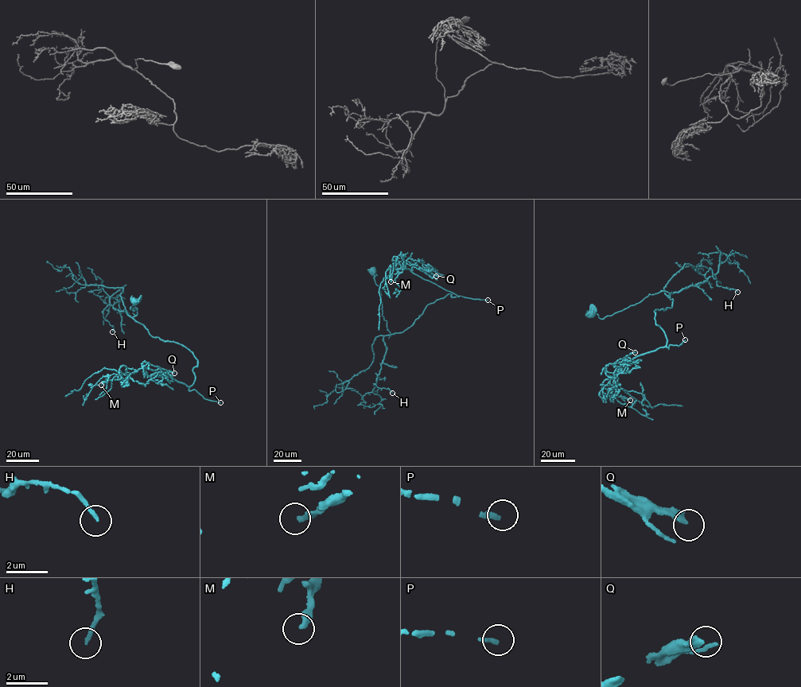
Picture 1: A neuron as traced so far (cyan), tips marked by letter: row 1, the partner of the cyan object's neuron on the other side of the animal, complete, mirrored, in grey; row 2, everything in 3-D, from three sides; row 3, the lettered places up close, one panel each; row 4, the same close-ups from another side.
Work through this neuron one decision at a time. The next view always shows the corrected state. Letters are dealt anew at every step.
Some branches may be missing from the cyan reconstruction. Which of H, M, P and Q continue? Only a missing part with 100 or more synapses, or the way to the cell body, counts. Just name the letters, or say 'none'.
P

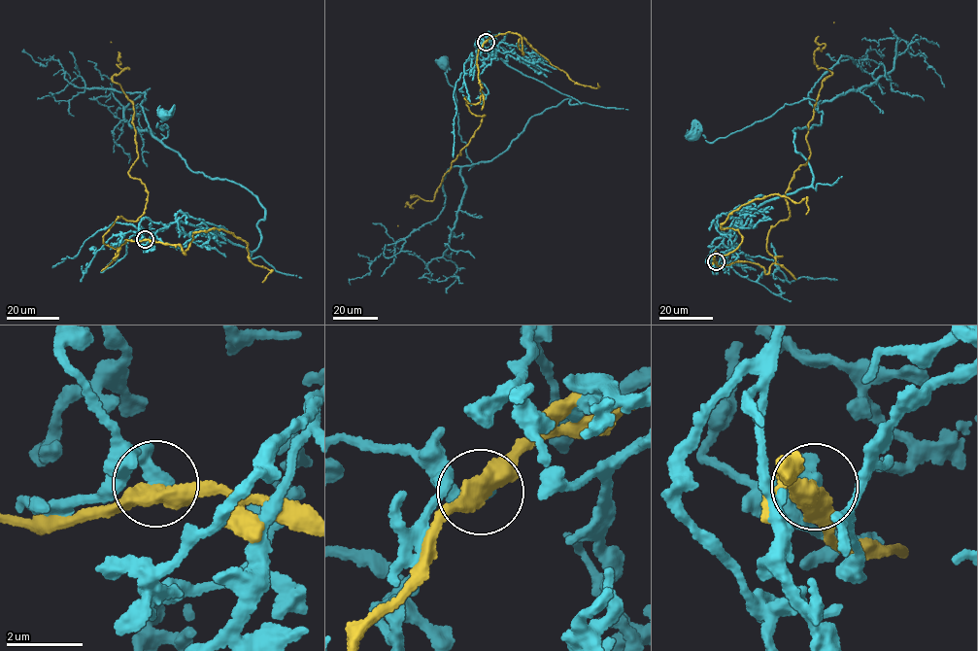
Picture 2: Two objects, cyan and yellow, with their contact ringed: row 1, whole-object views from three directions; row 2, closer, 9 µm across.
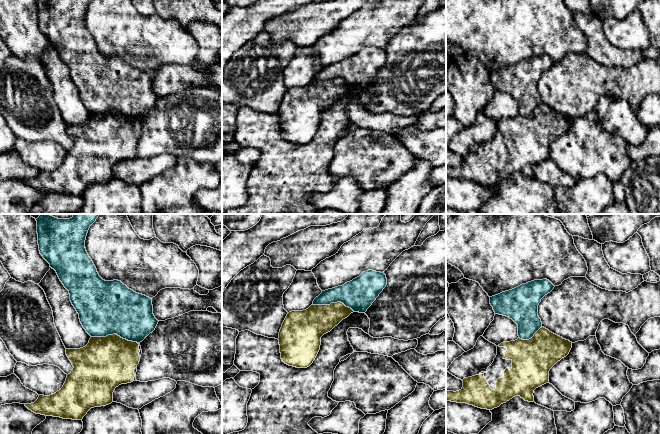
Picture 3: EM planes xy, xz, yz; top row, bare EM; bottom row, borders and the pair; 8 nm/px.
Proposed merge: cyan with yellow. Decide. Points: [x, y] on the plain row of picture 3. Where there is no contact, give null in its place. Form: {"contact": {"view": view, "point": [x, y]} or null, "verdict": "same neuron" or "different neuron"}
{"contact": {"view": "xy", "point": [114, 109]}, "verdict": "different neuron"}

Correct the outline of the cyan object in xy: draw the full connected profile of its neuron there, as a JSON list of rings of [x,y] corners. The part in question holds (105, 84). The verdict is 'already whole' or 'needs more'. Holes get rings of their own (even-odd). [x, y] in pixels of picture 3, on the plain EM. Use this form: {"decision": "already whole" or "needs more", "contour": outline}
{"decision": "already whole", "contour": [[[37,0],[40,30],[69,67],[70,77],[79,90],[80,98],[91,113],[117,110],[128,117],[140,119],[155,106],[159,98],[153,90],[152,75],[134,68],[121,57],[105,57],[99,52],[85,24],[91,1]]]}

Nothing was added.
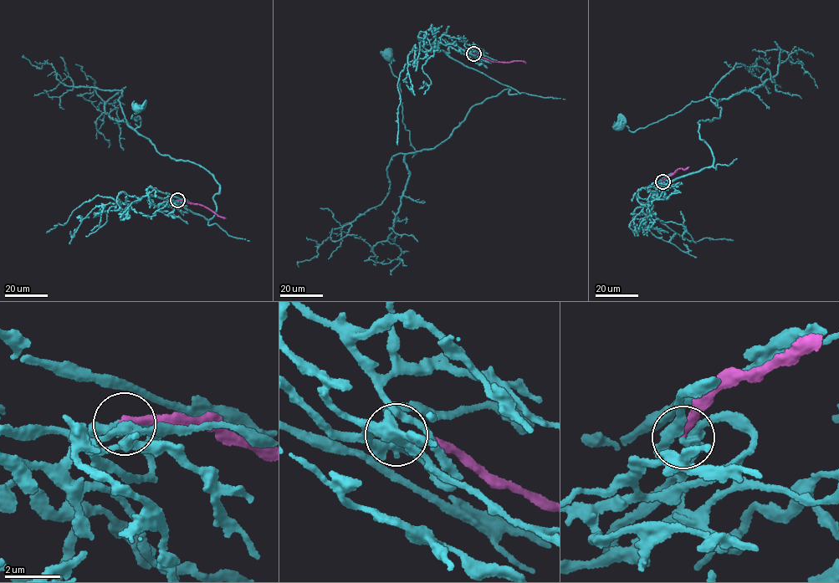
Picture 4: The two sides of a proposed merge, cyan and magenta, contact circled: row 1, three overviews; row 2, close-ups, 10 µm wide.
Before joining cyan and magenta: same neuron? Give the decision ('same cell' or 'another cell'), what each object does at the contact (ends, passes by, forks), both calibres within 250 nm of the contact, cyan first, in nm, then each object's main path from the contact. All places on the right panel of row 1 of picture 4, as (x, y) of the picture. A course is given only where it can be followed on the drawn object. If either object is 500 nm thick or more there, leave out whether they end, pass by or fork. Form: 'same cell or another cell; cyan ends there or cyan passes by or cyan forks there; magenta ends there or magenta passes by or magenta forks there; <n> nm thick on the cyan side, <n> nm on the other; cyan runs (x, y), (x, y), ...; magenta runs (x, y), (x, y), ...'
another cell; cyan passes by; magenta ends there; 240 nm thick on the cyan side, 240 nm on the other; cyan runs (662, 181), (652, 196), (711, 166), (697, 123), (719, 118), (718, 102), (693, 101), (634, 131), (619, 126); magenta runs (662, 181), (678, 168), (689, 166)

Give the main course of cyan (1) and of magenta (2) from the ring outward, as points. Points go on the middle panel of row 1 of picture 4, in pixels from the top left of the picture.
1: (473, 53), (451, 47), (447, 54), (519, 94), (509, 88), (475, 104), (442, 142), (416, 153), (387, 55)
2: (473, 53), (499, 62), (525, 63)

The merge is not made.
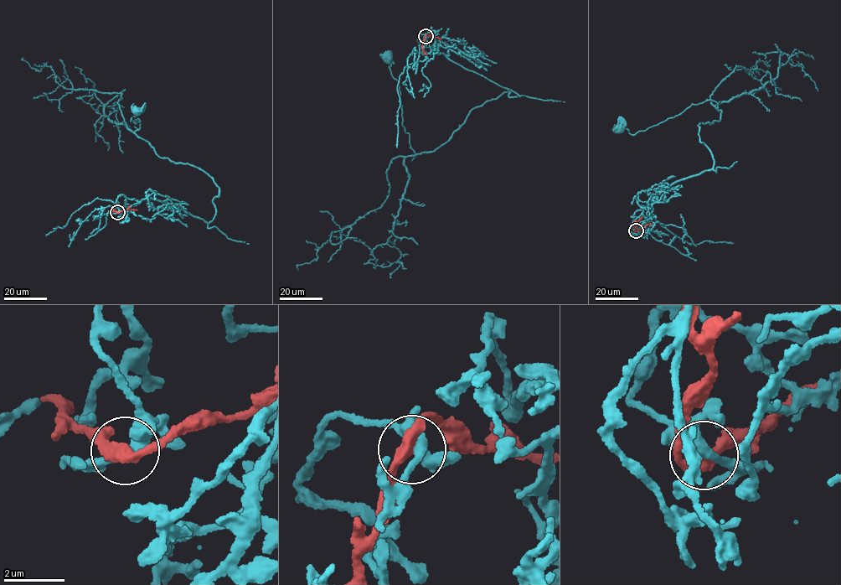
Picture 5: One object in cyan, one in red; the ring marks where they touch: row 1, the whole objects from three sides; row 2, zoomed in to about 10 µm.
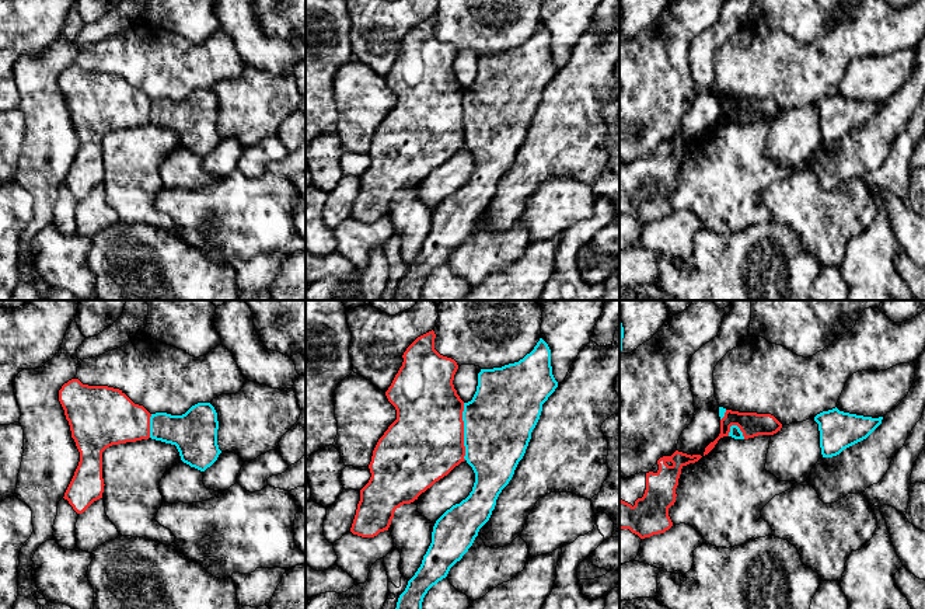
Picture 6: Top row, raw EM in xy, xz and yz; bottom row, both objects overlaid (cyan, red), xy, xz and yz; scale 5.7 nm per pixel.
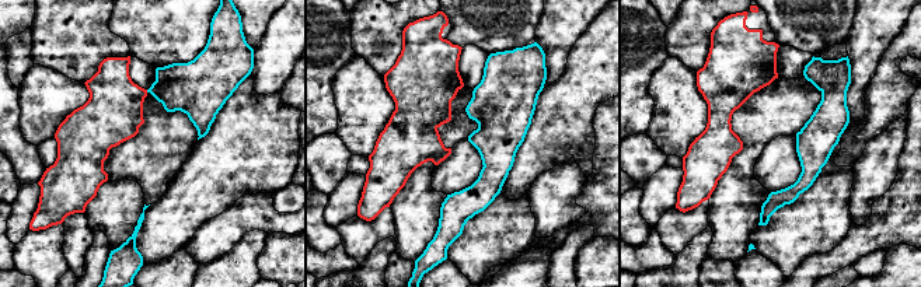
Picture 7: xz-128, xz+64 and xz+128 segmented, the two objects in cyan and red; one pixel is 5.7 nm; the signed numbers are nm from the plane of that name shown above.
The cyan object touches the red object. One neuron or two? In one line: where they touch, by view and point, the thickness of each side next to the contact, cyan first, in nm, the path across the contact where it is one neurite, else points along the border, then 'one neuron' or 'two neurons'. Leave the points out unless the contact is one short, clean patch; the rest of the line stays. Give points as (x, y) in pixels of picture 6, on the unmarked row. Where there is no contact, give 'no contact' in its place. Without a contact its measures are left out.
contact xz (464, 117); calibres 400 and 440 nm; border xz (463, 89), (466, 145); two neurons

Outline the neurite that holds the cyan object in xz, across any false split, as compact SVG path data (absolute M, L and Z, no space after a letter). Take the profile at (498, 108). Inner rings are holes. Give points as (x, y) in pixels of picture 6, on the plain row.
M542 24L519 48L481 55L477 77L462 97L464 145L475 159L472 177L436 206L432 229L394 300L422 300L427 276L472 232L526 139L542 90L556 73L551 35Z

